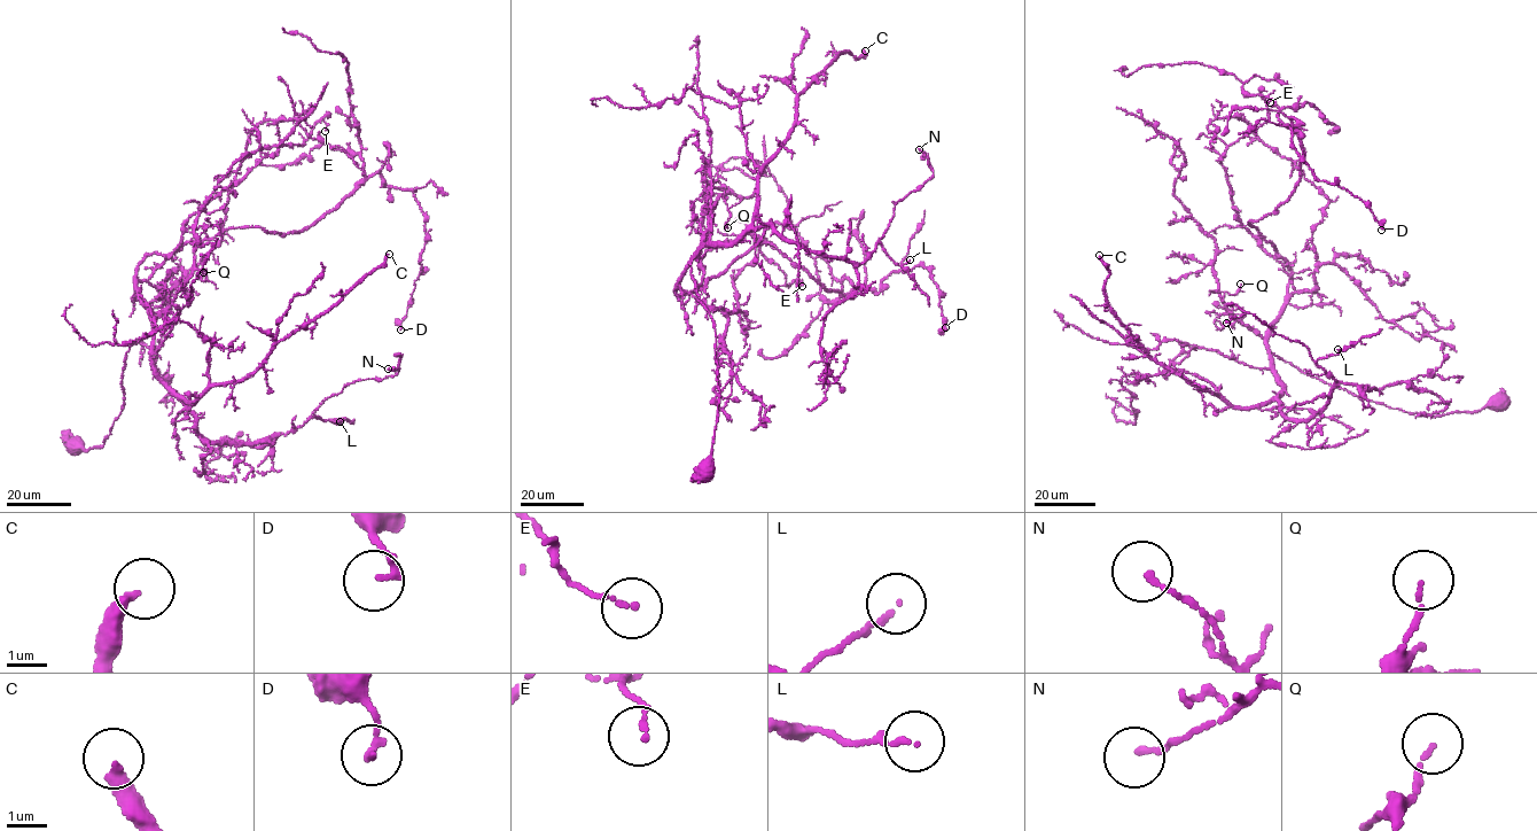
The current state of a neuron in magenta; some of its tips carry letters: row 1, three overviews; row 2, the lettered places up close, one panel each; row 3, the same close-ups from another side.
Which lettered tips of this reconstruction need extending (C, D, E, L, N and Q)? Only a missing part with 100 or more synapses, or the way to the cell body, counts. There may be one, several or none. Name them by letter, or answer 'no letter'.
C

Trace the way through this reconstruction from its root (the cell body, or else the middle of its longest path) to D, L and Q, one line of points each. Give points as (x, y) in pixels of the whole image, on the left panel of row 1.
D: (76, 445), (103, 445), (153, 333), (135, 284), (227, 230), (305, 230), (377, 172), (424, 222), (400, 329)
L: (76, 445), (103, 445), (126, 352), (151, 334), (154, 371), (205, 440), (259, 443), (313, 416), (340, 421)
Q: (76, 445), (103, 445), (124, 405), (131, 344), (153, 333), (190, 273), (204, 270), (204, 281), (203, 272)

